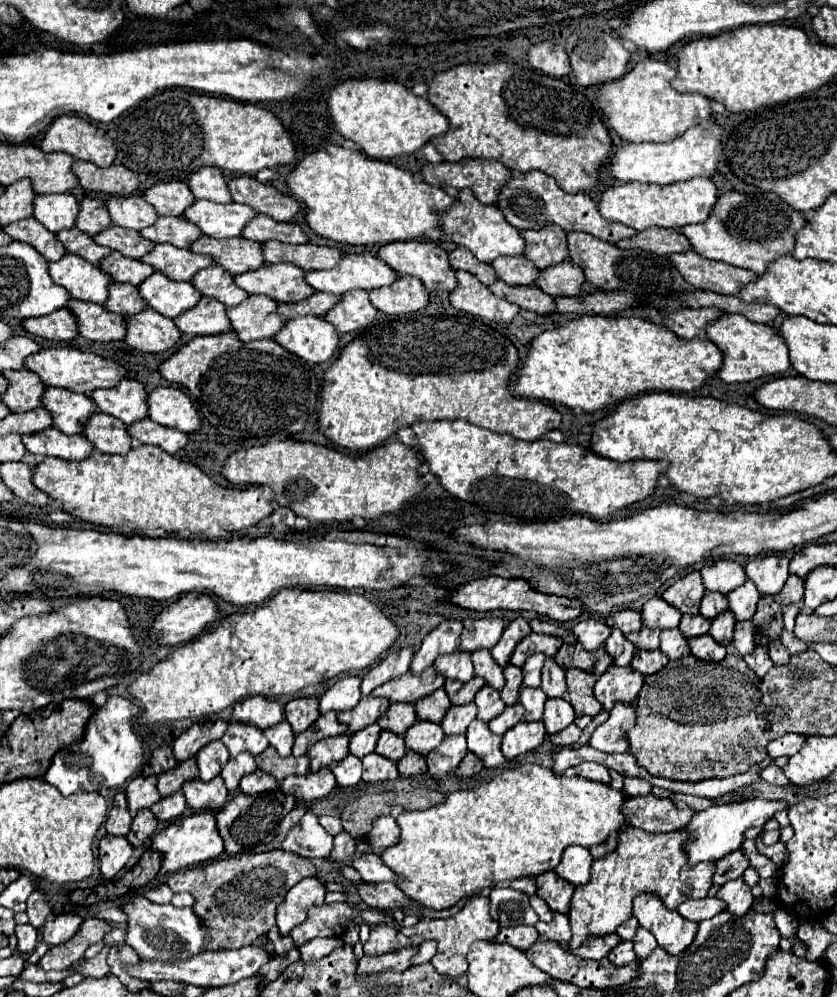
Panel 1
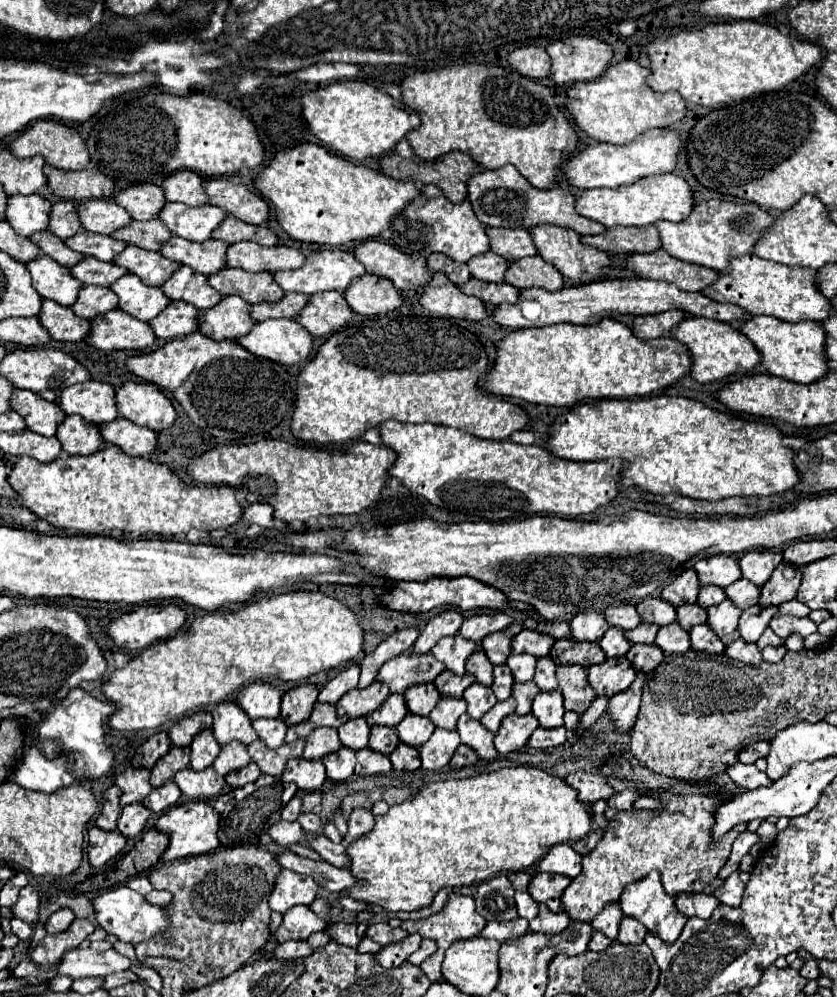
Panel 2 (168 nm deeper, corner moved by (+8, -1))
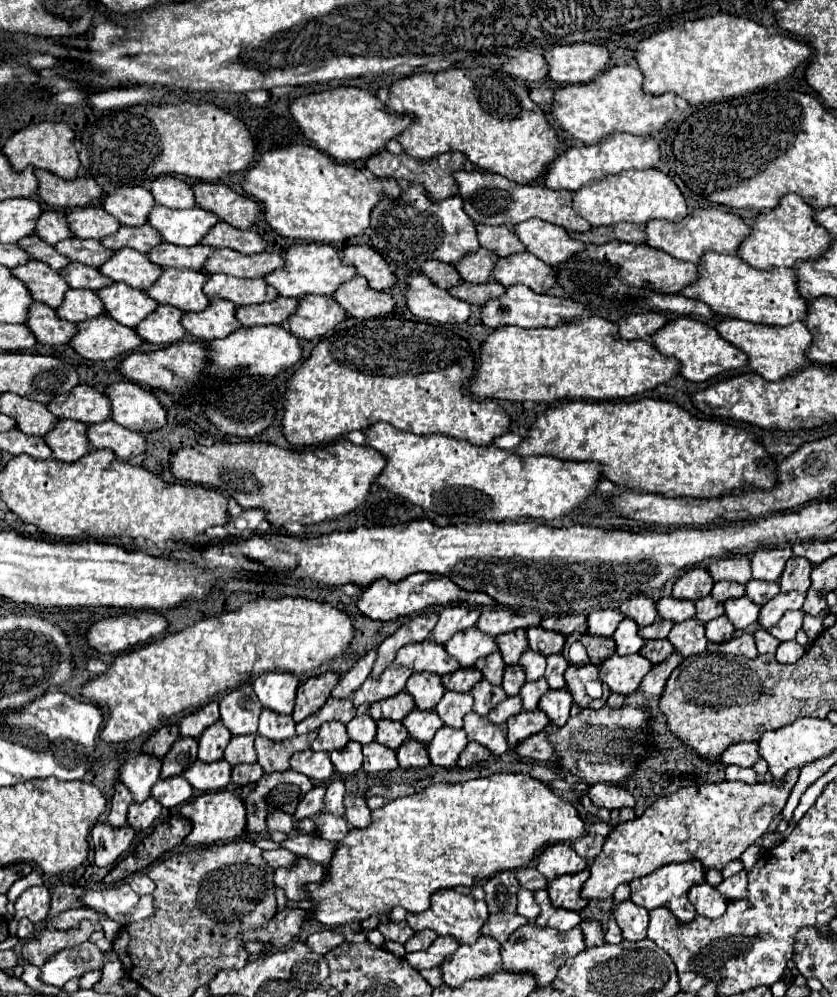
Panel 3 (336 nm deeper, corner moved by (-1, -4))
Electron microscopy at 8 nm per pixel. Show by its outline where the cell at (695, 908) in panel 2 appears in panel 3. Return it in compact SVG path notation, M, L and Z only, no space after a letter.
M708 882L692 886L688 892L688 900L696 908L696 912L706 918L720 918L726 912L726 898Z

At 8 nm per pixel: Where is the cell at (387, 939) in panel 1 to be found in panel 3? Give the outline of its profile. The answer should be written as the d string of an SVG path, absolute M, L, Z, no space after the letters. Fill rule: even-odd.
M398 922L378 924L378 930L382 932L382 936L386 940L394 940L394 942L402 942L402 944L412 936L412 930L406 924L398 924ZM404 930L408 930L408 932L404 932Z

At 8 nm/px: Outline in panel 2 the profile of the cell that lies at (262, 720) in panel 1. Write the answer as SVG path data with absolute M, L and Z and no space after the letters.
M249 683L239 691L237 703L245 709L251 719L259 717L279 717L281 691L271 683Z

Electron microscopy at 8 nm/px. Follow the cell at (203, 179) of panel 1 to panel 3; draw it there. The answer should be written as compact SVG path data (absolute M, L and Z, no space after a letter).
M160 176L152 182L150 192L156 204L166 208L196 208L192 186L178 176Z

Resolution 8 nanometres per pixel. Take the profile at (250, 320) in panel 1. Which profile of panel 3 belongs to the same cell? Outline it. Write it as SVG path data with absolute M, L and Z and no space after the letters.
M212 300L204 312L186 312L182 324L188 334L194 334L198 340L210 342L226 338L228 334L242 328L242 324L238 324L238 318L234 316L234 310L236 304L230 304L228 300Z

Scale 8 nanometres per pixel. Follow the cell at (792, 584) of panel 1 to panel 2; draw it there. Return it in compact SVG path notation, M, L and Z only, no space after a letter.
M781 565L773 571L773 575L769 577L769 581L761 587L761 607L767 607L767 605L781 605L785 601L791 601L795 599L797 595L797 589L799 589L799 577L795 577L793 581L787 581L783 575L781 575Z

